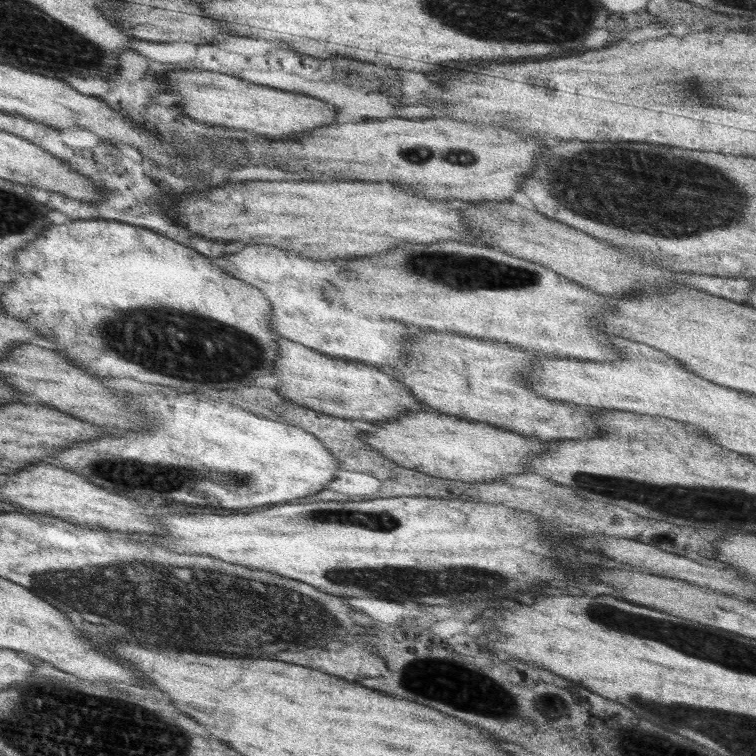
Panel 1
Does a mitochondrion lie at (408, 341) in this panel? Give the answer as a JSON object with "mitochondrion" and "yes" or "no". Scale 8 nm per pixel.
{"mitochondrion":"no"}

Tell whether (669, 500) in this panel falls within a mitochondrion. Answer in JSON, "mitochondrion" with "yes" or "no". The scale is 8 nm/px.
{"mitochondrion":"yes"}

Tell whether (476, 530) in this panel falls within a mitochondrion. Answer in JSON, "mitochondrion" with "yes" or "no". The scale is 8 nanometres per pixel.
{"mitochondrion":"no"}

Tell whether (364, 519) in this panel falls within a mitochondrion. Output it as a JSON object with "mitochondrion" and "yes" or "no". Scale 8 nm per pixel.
{"mitochondrion":"yes"}

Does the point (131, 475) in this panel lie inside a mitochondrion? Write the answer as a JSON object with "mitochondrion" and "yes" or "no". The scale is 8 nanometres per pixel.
{"mitochondrion":"yes"}

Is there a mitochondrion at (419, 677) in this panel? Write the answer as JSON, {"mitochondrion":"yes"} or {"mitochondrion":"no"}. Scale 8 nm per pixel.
{"mitochondrion":"yes"}

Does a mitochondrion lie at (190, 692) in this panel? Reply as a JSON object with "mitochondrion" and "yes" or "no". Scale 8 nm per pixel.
{"mitochondrion":"no"}

